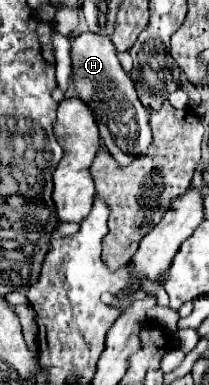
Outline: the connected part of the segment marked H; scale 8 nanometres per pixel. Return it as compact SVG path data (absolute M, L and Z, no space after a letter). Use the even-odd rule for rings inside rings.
M84 30L72 38L72 86L76 90L76 96L92 110L100 140L120 164L132 162L136 154L132 148L148 148L148 144L152 144L148 110L138 100L134 82L122 70L116 48L108 36Z

